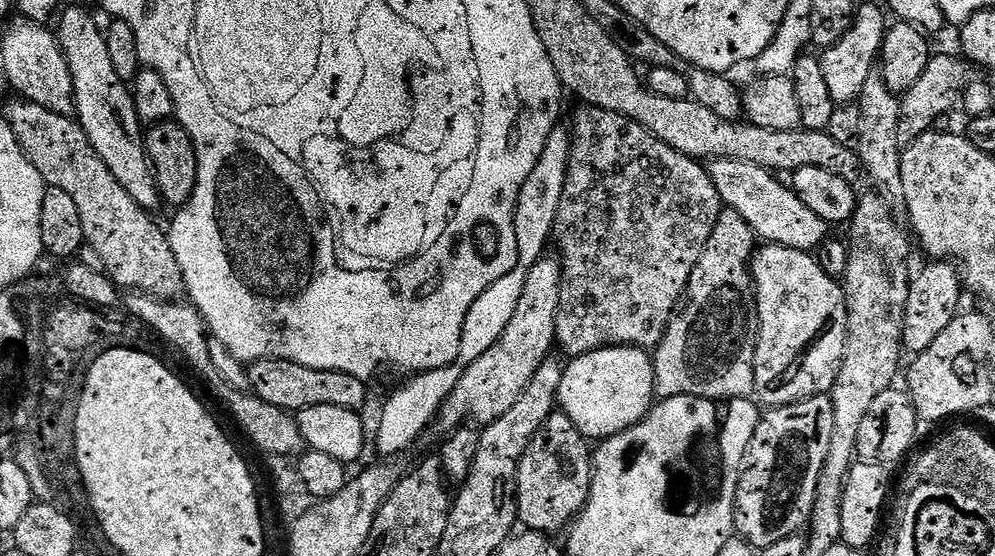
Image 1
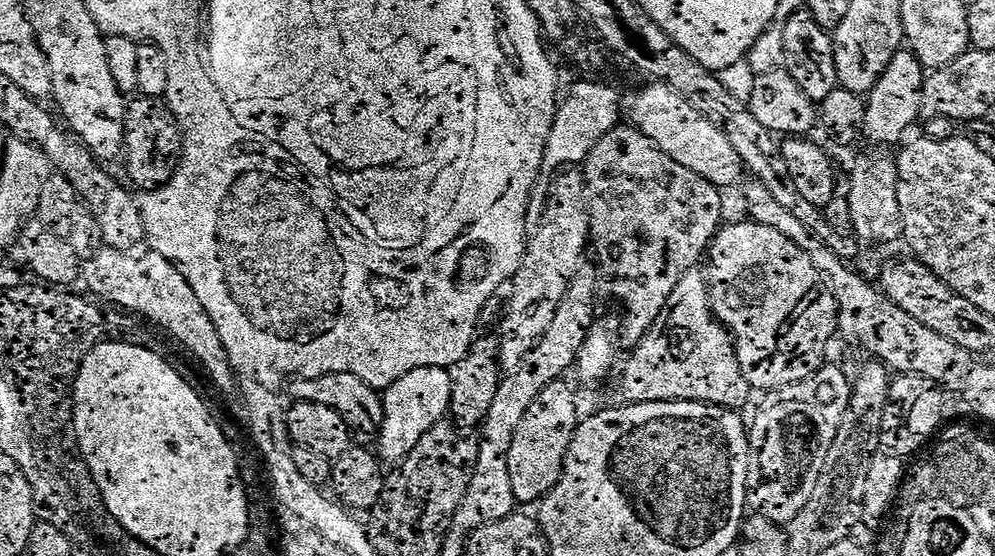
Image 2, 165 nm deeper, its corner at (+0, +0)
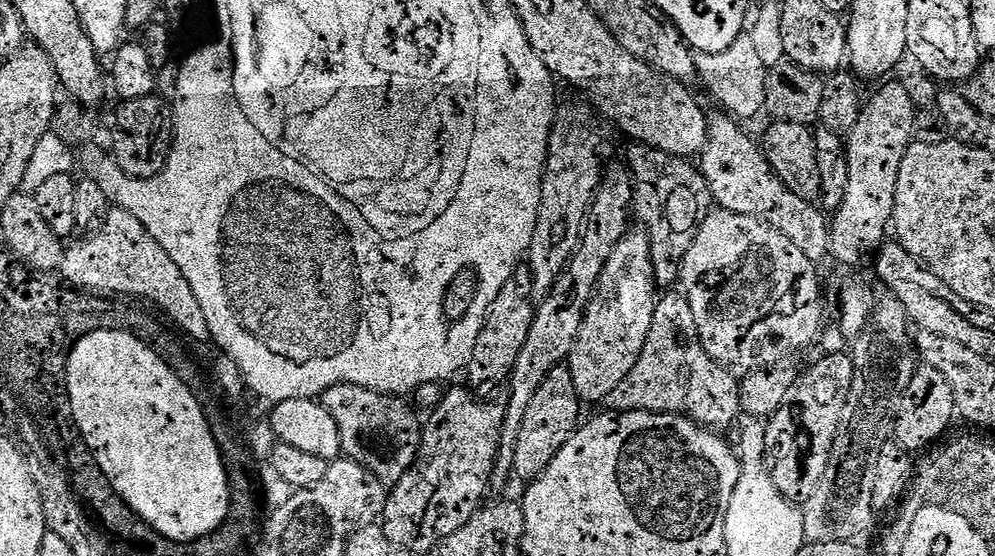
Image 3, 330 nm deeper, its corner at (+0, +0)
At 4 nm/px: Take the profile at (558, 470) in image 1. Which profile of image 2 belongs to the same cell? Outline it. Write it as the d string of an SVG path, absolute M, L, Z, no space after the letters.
M561 378L550 382L534 402L530 410L522 414L518 430L514 430L514 442L510 442L508 469L510 470L510 490L514 490L517 505L535 505L551 492L560 481L564 469L564 459L570 450L572 436L576 433L576 392Z

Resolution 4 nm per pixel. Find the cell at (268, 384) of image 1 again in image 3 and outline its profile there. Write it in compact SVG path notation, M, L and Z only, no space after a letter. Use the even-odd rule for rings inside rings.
M339 384L324 392L322 403L330 410L334 422L338 422L338 438L340 439L341 453L347 459L358 458L358 463L366 462L374 474L378 474L378 482L391 486L406 473L406 466L414 466L416 457L420 455L420 433L422 431L422 420L416 417L416 412L407 404L407 399L396 394L387 392L376 392L372 388L363 388L357 384ZM378 432L390 432L390 436L382 436L382 440L390 440L394 446L394 452L390 456L378 456L378 450L374 450L374 442L366 440L372 438ZM368 442L364 448L362 444ZM392 460L392 464L388 464Z

